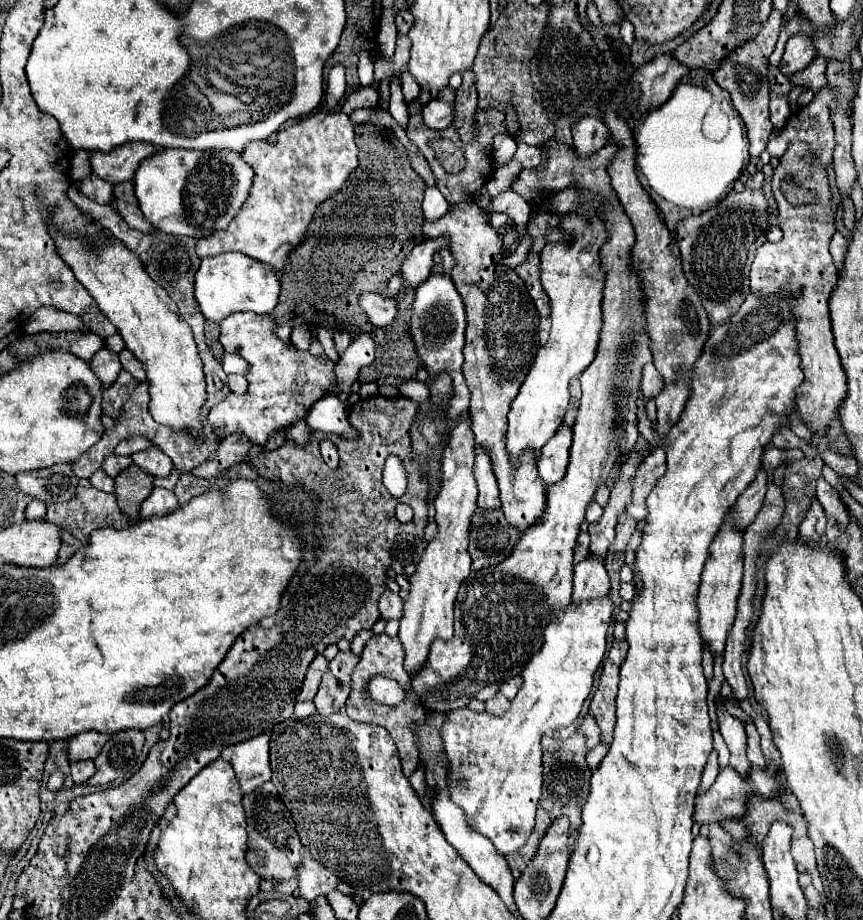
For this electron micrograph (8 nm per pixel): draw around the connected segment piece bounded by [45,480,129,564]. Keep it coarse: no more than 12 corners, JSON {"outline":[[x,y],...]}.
{"outline":[[81,480],[69,502],[49,504],[61,526],[59,564],[89,542],[95,528],[129,518],[113,494]]}

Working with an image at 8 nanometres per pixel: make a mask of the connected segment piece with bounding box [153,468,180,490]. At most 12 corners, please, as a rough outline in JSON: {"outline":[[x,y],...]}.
{"outline":[[175,468],[166,478],[154,478],[154,486],[174,490],[180,477]]}

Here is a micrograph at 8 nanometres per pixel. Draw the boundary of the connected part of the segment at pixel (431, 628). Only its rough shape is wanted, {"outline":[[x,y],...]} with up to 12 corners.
{"outline":[[471,420],[441,460],[437,536],[409,580],[397,638],[417,672],[453,636],[477,510]]}

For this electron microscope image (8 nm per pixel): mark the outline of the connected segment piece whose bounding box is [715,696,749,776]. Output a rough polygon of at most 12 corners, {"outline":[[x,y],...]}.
{"outline":[[717,696],[719,732],[731,750],[731,766],[747,776],[745,726]]}

